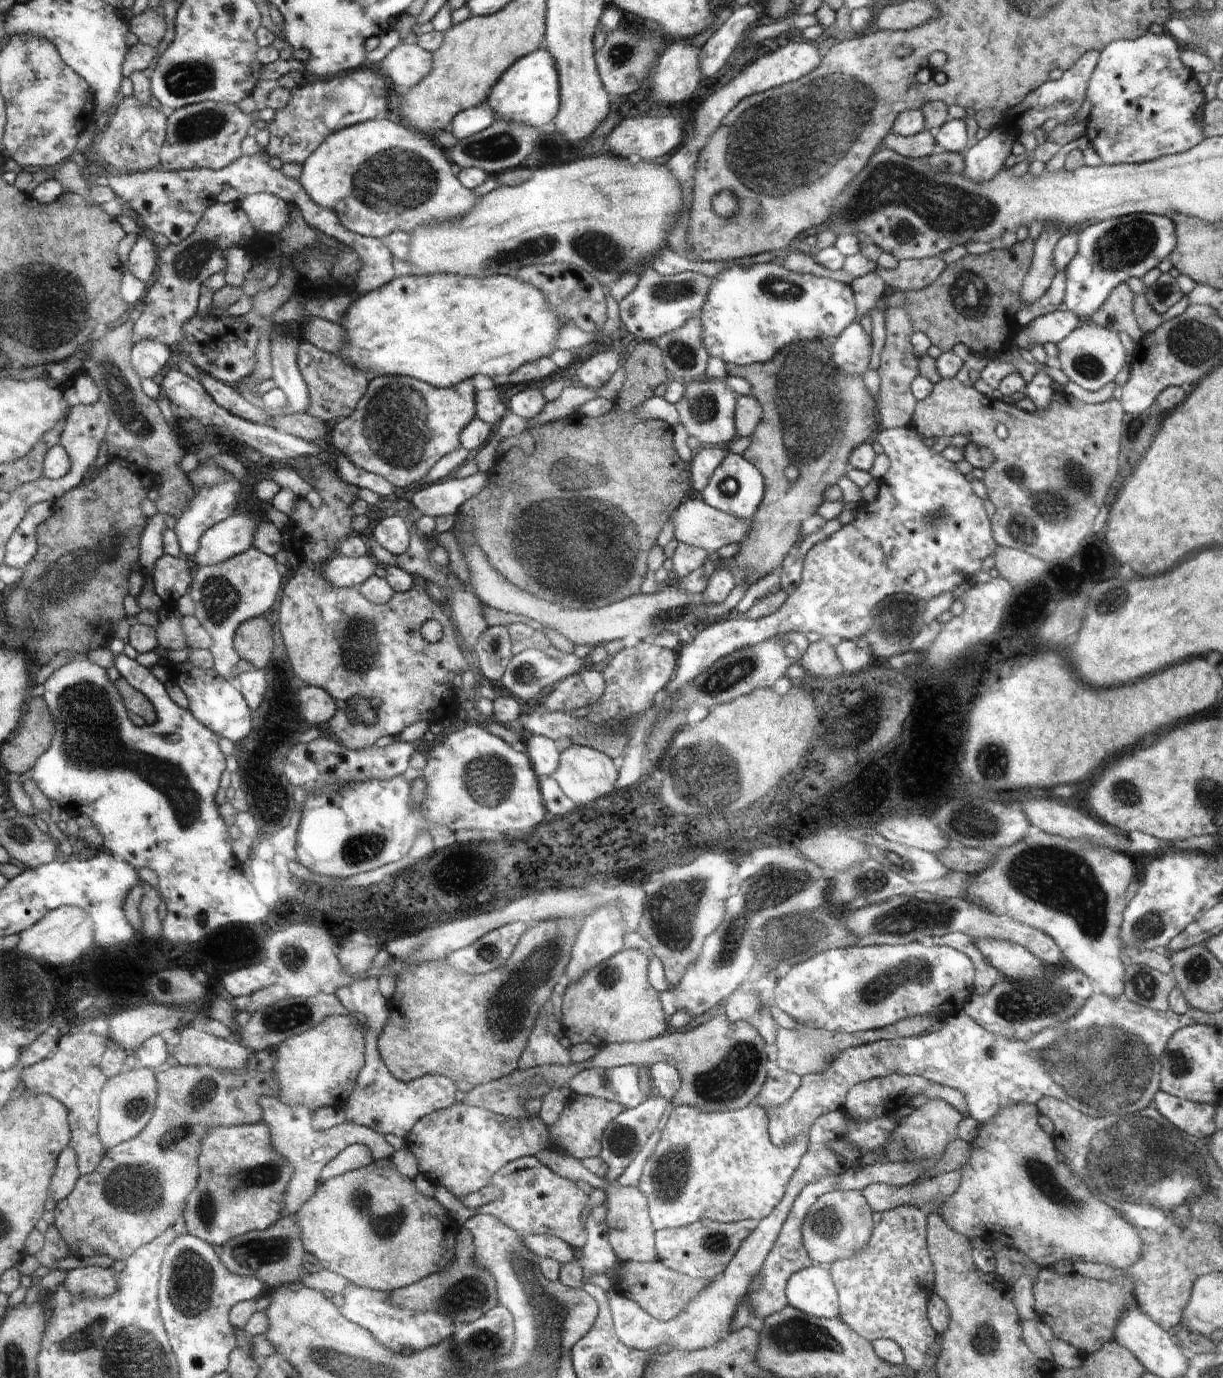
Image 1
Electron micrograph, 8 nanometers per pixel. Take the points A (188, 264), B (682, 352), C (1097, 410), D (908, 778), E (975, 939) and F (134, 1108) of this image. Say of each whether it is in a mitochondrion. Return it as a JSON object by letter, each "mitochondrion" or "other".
{"A":"mitochondrion","B":"mitochondrion","C":"other","D":"other","E":"other","F":"mitochondrion"}

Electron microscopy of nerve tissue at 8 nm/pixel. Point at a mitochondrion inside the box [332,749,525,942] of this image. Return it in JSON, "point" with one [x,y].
{"point":[364,847]}

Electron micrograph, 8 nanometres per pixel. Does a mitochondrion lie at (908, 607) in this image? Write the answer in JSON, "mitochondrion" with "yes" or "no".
{"mitochondrion":"yes"}

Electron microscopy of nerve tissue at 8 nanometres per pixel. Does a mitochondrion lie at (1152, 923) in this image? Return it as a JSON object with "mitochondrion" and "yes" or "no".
{"mitochondrion":"yes"}

